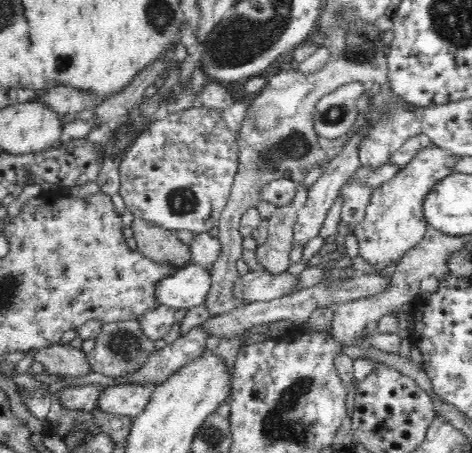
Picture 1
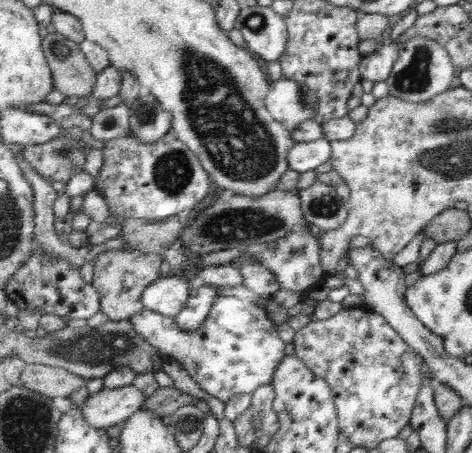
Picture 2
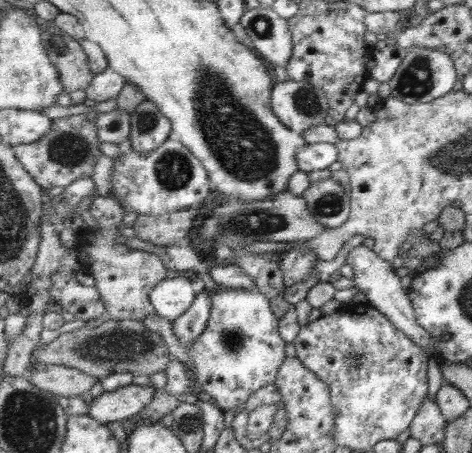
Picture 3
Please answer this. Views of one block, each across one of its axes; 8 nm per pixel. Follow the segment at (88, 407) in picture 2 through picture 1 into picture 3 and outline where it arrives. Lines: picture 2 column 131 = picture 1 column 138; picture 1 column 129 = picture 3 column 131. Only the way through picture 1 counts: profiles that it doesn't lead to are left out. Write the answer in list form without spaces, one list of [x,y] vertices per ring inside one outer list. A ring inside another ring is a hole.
[[[127,386],[121,388],[121,392],[109,392],[97,398],[91,404],[91,418],[107,424],[107,422],[123,422],[133,416],[139,416],[153,404],[157,392],[161,392],[155,386]]]

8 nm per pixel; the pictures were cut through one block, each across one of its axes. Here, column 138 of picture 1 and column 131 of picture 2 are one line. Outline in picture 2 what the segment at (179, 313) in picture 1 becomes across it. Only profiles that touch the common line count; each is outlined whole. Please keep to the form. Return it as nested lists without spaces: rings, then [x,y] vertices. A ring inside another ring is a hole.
[[[219,296],[217,304],[213,306],[213,312],[209,314],[209,320],[197,332],[185,332],[175,316],[163,316],[153,310],[143,310],[141,314],[133,316],[131,322],[145,340],[149,340],[155,348],[161,350],[159,356],[167,354],[173,360],[179,360],[183,370],[199,384],[199,388],[211,394],[213,398],[221,400],[223,404],[227,404],[233,396],[241,396],[241,394],[253,396],[253,392],[257,392],[259,388],[273,384],[277,376],[277,368],[281,368],[281,362],[285,358],[285,342],[279,338],[277,324],[269,318],[265,306],[261,308],[259,304],[253,302],[253,298],[241,300],[237,296]]]

